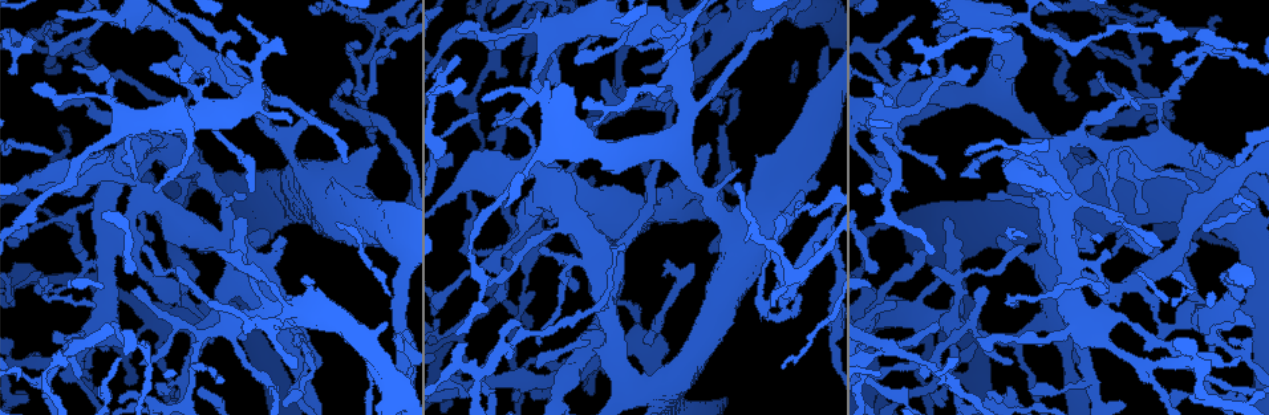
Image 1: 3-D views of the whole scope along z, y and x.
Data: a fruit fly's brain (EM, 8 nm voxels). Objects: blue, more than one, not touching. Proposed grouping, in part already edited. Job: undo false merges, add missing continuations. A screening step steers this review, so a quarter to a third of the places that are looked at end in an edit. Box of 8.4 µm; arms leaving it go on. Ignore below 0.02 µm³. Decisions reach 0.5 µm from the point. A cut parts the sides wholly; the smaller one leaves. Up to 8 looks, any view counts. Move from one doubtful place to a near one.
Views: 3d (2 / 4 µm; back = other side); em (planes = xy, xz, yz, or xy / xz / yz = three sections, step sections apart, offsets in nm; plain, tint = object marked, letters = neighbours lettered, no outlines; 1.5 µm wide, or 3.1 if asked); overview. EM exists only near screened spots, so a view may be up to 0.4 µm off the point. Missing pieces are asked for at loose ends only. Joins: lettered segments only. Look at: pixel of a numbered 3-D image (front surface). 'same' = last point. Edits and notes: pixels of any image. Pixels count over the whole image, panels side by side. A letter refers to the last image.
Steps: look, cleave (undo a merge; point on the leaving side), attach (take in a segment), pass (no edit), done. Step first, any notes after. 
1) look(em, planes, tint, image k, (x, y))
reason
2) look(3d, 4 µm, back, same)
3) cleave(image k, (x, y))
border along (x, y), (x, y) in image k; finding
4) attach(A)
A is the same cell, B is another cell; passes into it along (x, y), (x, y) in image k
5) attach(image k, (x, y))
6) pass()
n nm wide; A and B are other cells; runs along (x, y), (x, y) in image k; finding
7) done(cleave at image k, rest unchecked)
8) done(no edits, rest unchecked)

look(em, xz, step 8, letters, image 1, (916, 67))
free end

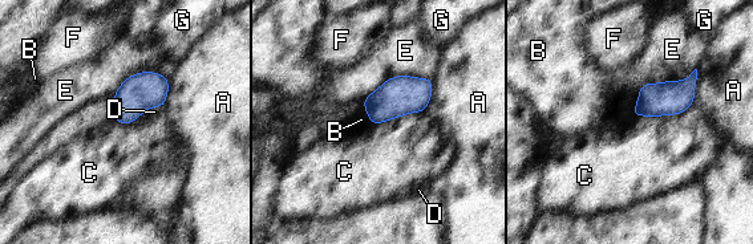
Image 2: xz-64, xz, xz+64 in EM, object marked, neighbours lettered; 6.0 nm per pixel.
look(em, planes, letters, same)

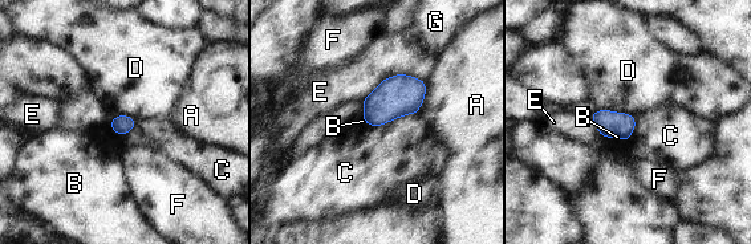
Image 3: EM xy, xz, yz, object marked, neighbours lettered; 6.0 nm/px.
pass()
A, B, C, D, E, F and G are other cells; border along (415, 113), (376, 126), (365, 123) in image 3; none of them fits

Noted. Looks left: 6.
look(em, xy, step 8, tint, image 1, (936, 321))
thin end

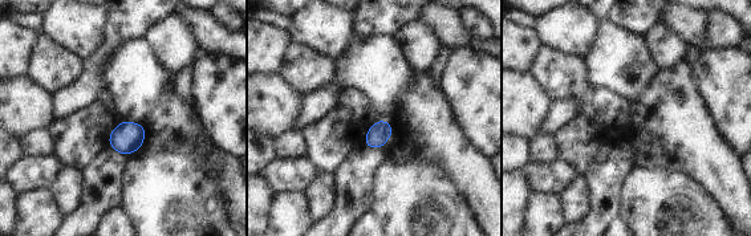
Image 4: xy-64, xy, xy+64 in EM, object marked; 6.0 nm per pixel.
look(em, yz, step 4, letters, same)
cut it another way

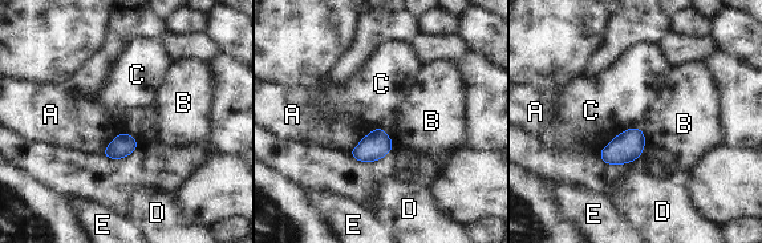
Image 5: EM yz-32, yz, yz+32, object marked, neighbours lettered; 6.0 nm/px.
pass()
A, B, C, D and E are other cells; border along (640, 128), (620, 132), (599, 154) in image 5; no lettered segment goes on from it

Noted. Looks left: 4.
look(em, yz, step 4, tint, image 1, (172, 394))
sharp bend

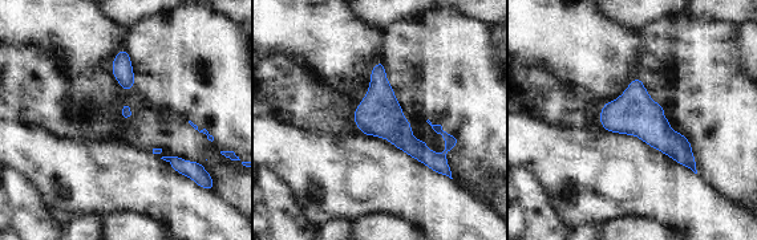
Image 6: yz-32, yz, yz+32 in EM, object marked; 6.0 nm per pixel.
look(em, xy, step 4, letters, same)

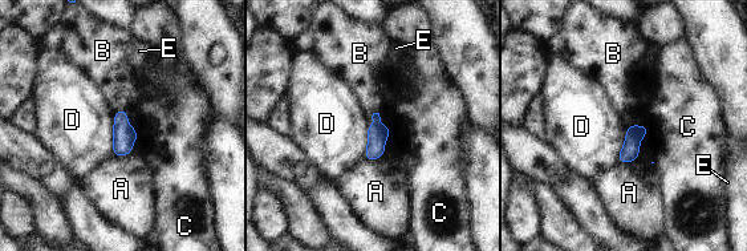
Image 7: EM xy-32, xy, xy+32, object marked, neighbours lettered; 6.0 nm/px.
pass()
A, B, C, D and E are other cells; border along (622, 146), (616, 158) in image 7; one neuron here

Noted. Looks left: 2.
done(no edits, rest unchecked)

